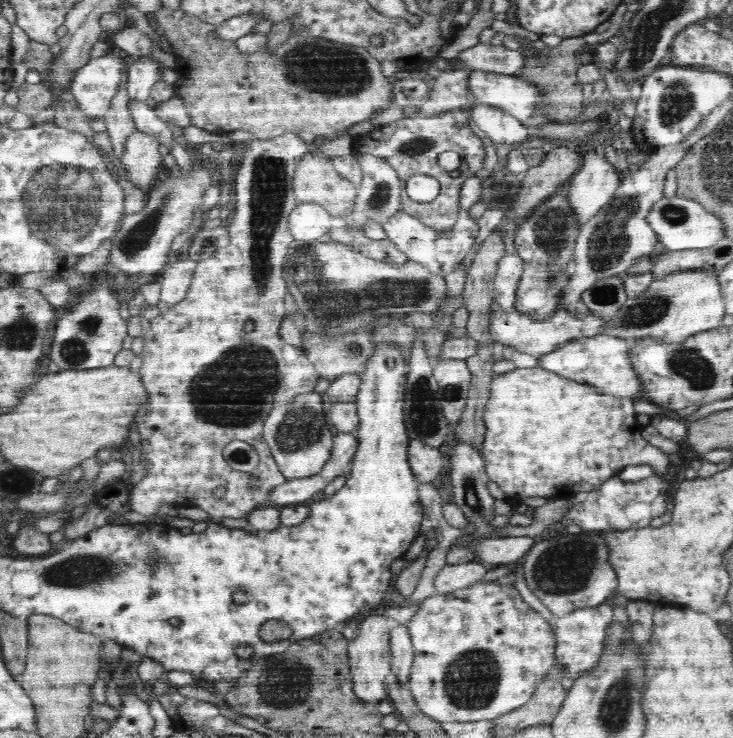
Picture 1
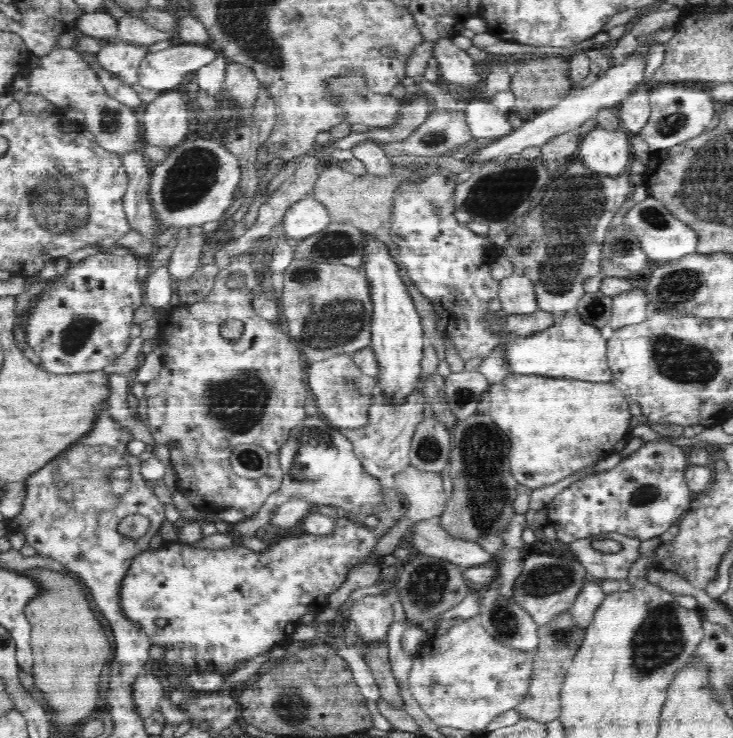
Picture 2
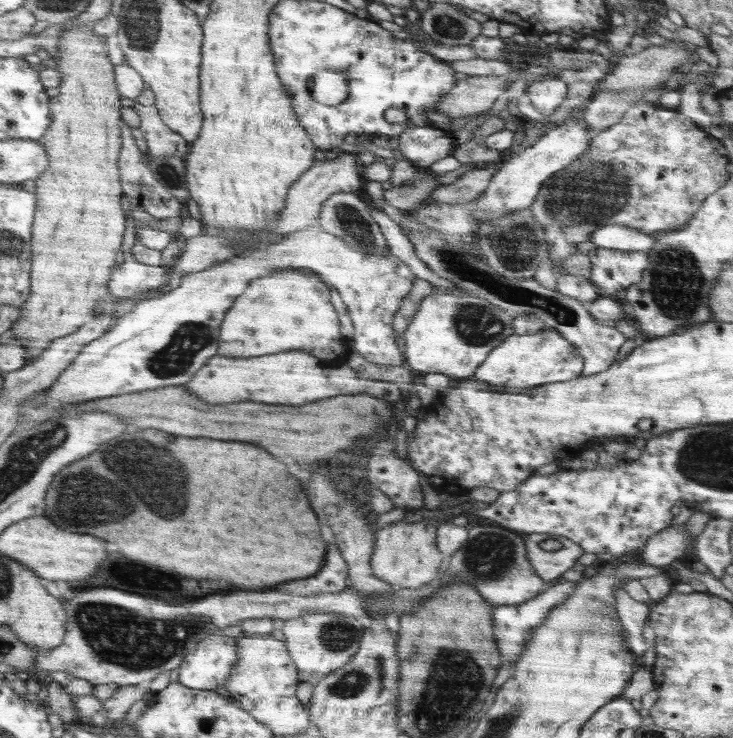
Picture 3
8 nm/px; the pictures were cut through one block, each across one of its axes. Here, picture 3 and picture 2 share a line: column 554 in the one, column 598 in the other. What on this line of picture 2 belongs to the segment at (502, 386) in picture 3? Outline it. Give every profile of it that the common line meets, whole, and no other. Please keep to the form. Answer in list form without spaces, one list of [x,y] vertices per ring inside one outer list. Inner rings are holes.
[[[576,312],[561,314],[552,326],[527,337],[510,340],[503,346],[512,374],[576,378],[586,382],[612,382],[607,361],[607,340],[600,329],[584,322]]]

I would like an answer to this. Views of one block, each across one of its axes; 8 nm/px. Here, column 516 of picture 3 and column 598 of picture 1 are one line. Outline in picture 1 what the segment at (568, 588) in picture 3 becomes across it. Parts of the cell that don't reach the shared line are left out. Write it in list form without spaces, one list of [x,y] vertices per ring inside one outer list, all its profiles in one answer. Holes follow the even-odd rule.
[[[610,602],[599,604],[592,608],[582,608],[554,619],[556,635],[556,665],[553,665],[552,676],[562,681],[562,678],[576,680],[580,674],[592,670],[604,650],[603,642],[607,626],[612,623],[612,610],[614,605]]]

